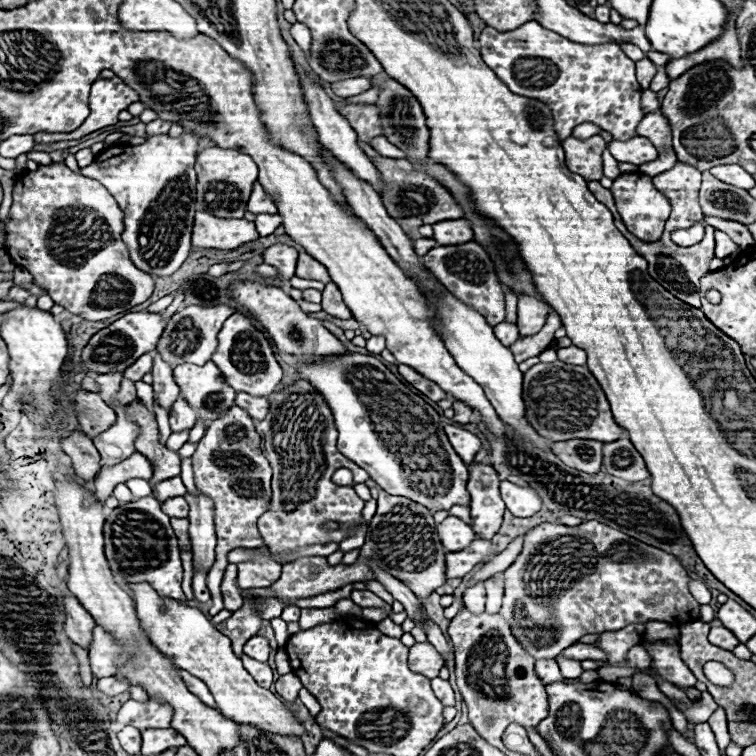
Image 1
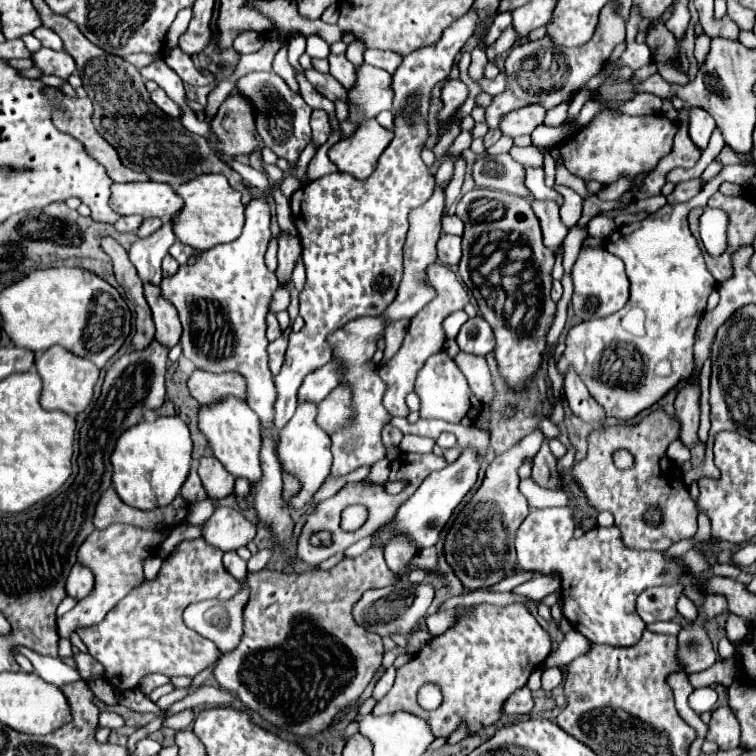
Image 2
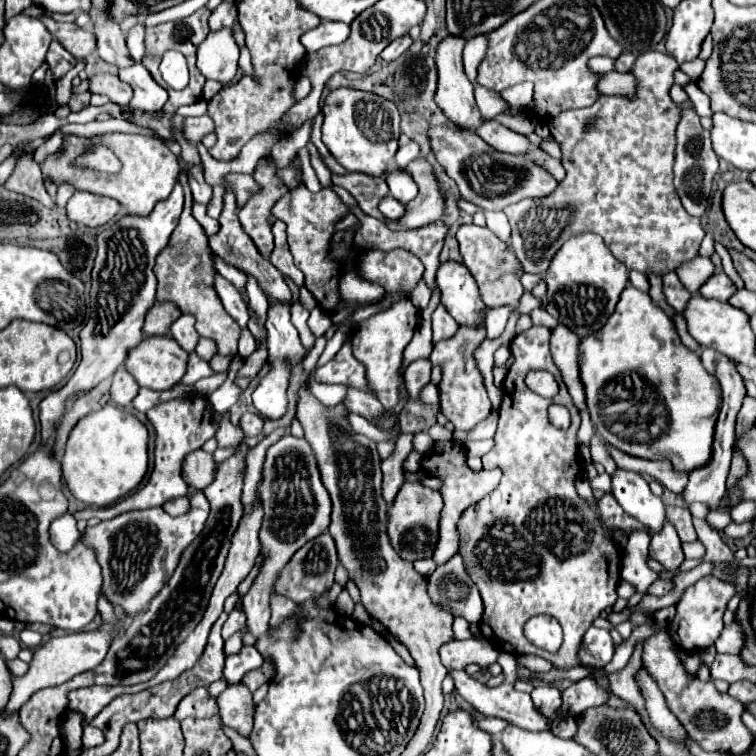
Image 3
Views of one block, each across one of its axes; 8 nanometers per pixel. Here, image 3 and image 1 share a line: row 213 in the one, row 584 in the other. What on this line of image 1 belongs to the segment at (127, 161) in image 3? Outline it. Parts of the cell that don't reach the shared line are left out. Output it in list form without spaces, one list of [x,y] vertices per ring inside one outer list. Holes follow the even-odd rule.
[[[148,582],[128,584],[128,586],[136,602],[138,618],[146,628],[148,636],[152,638],[152,642],[156,644],[156,648],[162,654],[172,656],[178,668],[206,682],[222,716],[240,724],[250,724],[260,730],[274,732],[274,734],[300,736],[304,732],[300,720],[290,710],[290,706],[280,696],[272,694],[268,688],[260,688],[252,680],[252,676],[244,670],[242,660],[232,652],[230,640],[222,636],[198,608],[190,608],[180,600],[162,598],[160,594],[156,594],[156,590],[152,590]]]

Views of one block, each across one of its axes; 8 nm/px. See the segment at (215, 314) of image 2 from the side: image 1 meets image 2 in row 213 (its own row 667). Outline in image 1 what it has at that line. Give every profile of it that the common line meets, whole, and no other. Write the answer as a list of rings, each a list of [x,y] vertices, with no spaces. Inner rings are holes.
[[[242,656],[242,662],[244,662],[244,668],[252,674],[252,678],[258,682],[258,686],[264,686],[264,688],[272,686],[272,670],[266,662],[256,662],[248,656]]]

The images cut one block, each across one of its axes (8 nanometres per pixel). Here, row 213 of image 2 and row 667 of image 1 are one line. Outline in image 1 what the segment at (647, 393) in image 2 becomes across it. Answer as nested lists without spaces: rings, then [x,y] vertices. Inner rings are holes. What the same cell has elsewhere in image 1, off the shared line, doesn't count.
[[[664,640],[656,642],[656,644],[642,644],[650,656],[652,656],[652,668],[656,670],[656,674],[664,680],[668,680],[670,684],[676,686],[694,686],[696,678],[690,672],[690,668],[680,660],[680,650],[678,644],[674,646],[666,646]]]

